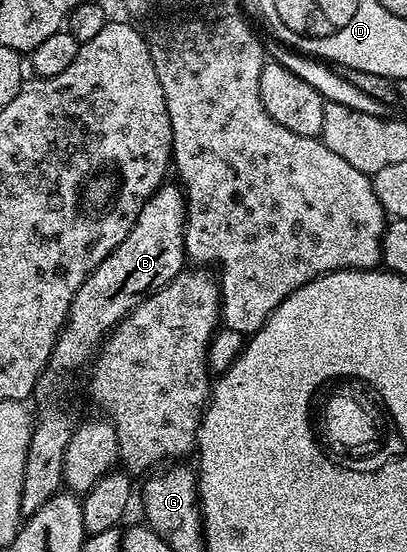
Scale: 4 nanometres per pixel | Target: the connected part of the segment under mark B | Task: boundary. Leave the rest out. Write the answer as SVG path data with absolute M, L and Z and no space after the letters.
M163 182L152 198L144 202L144 210L140 210L140 218L136 218L136 226L132 226L128 238L124 238L124 242L120 242L120 246L116 246L116 250L112 250L112 254L92 270L80 290L76 290L76 298L72 298L66 323L54 343L46 369L34 387L32 400L38 403L38 416L36 412L24 466L20 498L23 517L36 514L36 510L40 510L40 506L44 506L44 502L51 500L63 487L64 450L68 446L68 438L72 438L76 420L66 409L65 394L58 392L62 388L62 376L70 376L82 367L85 369L118 323L187 267L184 246L186 194L177 183L170 183Z

